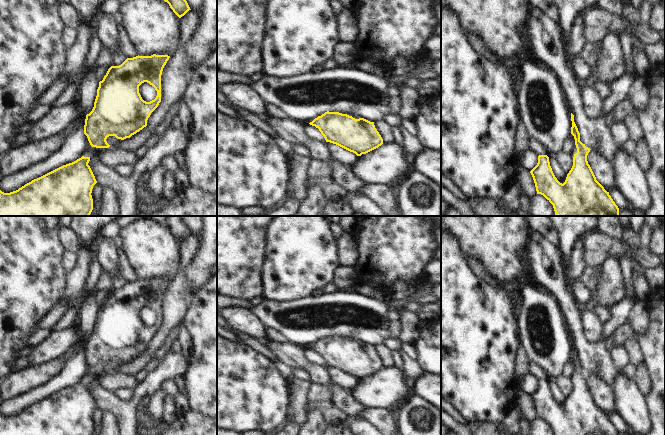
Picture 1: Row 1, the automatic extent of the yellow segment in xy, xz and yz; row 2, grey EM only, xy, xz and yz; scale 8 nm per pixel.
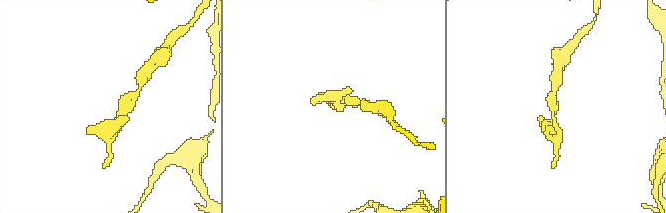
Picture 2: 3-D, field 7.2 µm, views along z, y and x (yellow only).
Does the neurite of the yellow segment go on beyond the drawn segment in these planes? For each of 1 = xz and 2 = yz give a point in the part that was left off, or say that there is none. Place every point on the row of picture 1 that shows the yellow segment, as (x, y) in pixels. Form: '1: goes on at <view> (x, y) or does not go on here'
1: does not go on here
2: does not go on here

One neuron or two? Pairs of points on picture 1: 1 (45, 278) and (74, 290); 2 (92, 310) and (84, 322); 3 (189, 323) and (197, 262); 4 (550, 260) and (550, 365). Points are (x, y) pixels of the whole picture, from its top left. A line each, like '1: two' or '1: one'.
1: two
2: one
3: two
4: two

